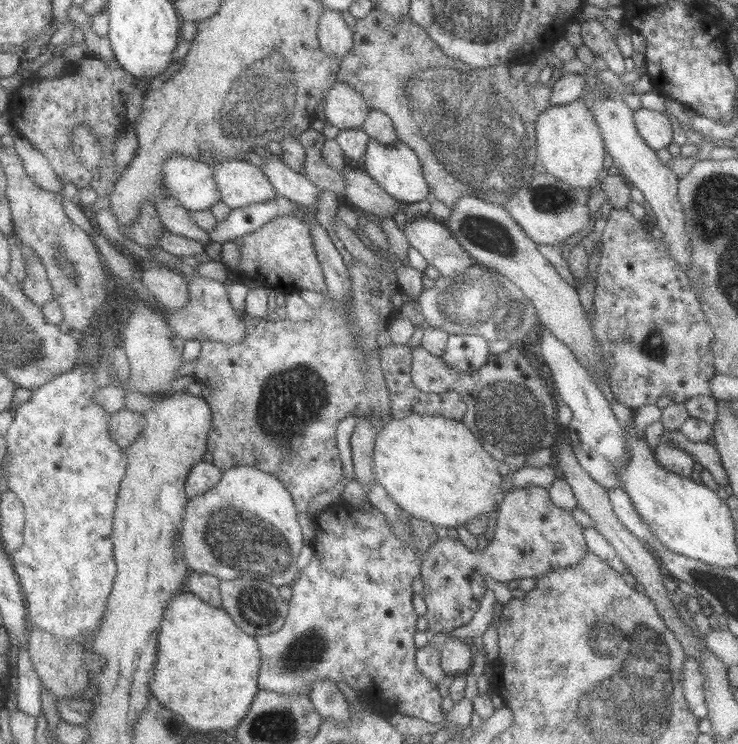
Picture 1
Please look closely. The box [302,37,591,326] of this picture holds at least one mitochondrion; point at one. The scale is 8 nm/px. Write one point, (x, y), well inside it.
(477, 142)

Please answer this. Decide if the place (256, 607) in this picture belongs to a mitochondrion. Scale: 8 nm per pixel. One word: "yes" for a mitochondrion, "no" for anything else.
yes

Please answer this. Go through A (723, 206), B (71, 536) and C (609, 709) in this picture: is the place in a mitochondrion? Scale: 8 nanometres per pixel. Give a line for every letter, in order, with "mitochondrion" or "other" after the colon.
A: mitochondrion
B: mitochondrion
C: mitochondrion

